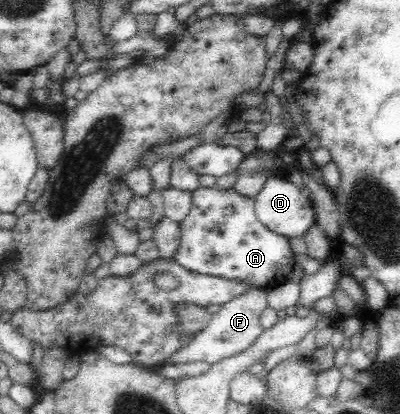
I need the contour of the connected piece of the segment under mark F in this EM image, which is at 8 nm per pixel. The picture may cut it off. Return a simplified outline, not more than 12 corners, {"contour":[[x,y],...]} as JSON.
{"contour":[[246,289],[219,306],[209,326],[171,363],[212,365],[263,332],[268,290]]}

